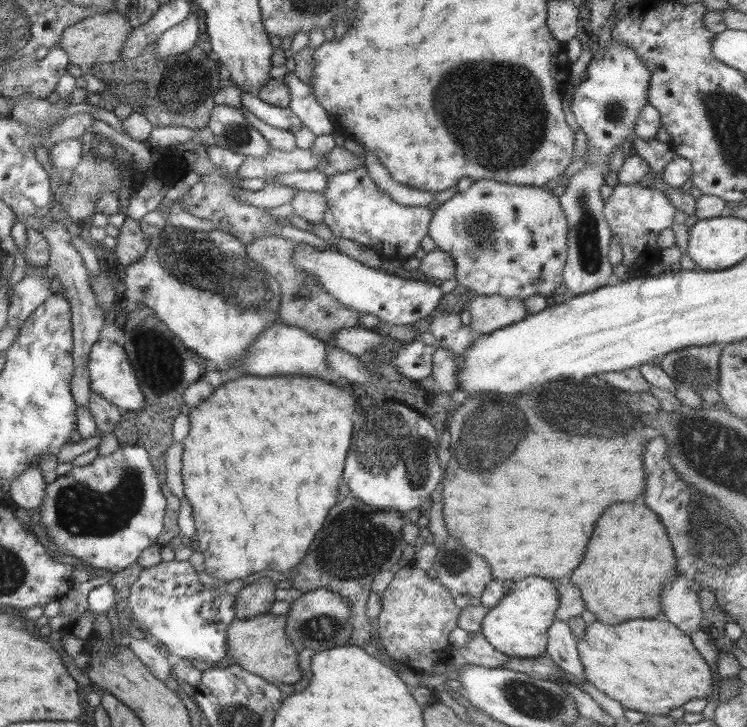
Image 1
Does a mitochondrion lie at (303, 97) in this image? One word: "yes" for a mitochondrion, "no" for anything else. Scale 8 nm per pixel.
no

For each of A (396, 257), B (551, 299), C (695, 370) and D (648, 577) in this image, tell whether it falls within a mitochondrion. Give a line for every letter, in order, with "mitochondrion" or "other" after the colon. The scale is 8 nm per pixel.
A: other
B: other
C: mitochondrion
D: other

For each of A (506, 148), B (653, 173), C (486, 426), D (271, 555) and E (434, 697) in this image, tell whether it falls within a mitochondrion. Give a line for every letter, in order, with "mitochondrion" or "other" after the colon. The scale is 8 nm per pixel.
A: mitochondrion
B: other
C: mitochondrion
D: other
E: other

